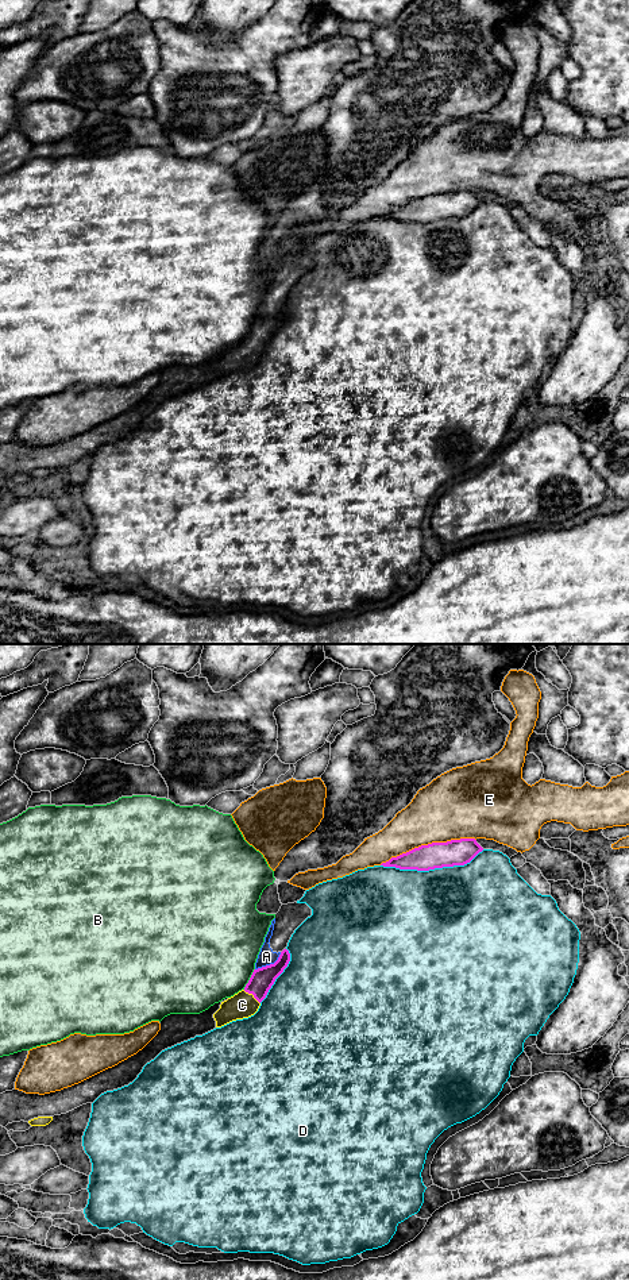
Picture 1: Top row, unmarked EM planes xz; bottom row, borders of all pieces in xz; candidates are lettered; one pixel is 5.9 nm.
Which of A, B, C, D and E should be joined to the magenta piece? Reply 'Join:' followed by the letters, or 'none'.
Join: C

